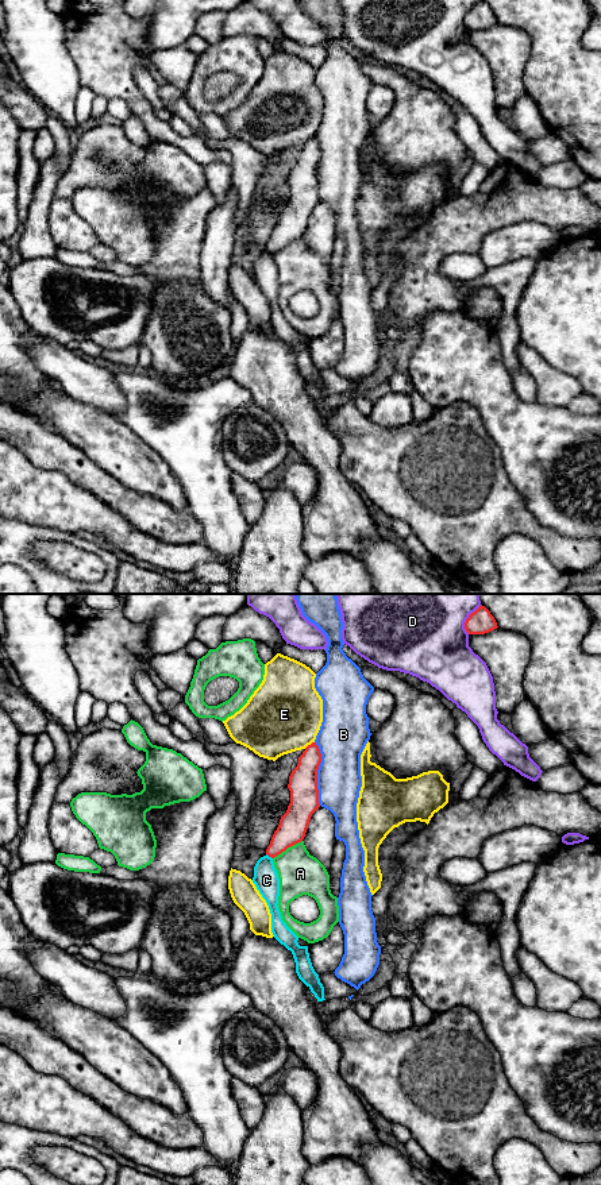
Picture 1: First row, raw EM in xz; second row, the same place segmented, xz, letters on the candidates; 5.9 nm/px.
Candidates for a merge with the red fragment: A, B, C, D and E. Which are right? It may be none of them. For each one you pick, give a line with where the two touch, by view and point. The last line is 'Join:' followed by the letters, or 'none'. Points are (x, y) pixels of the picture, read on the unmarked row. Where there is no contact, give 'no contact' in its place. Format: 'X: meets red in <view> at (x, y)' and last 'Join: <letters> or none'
Join: none

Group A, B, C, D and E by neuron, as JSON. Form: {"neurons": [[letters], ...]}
{"neurons": [["A"], ["B"], ["C"], ["D"], ["E"]]}

